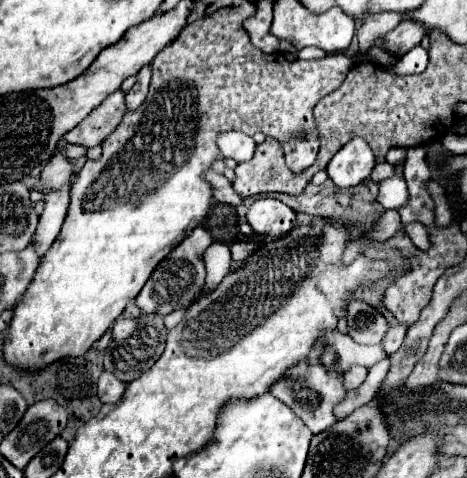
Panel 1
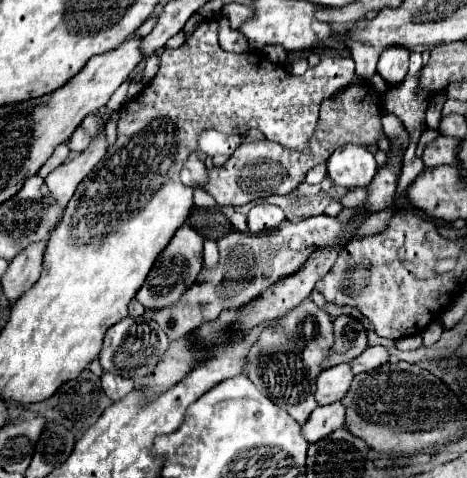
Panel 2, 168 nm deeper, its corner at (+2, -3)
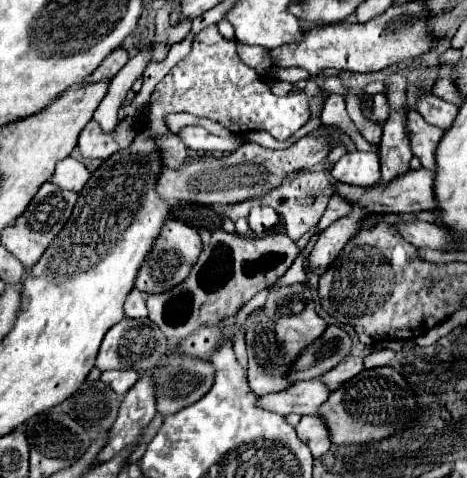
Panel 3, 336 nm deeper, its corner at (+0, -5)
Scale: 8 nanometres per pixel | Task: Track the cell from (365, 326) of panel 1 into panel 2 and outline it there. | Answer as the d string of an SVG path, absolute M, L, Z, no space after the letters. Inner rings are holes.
M340 315L334 319L334 345L328 357L322 361L324 369L330 369L340 363L350 363L366 349L366 331L360 321Z

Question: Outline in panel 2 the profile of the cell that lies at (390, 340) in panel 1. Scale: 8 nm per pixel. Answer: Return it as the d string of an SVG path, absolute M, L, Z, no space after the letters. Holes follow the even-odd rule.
M376 345L376 347L364 349L364 351L362 351L354 361L350 361L348 365L350 365L352 373L362 373L362 371L370 371L370 369L374 369L374 367L380 367L380 365L386 363L386 361L388 361L388 349Z

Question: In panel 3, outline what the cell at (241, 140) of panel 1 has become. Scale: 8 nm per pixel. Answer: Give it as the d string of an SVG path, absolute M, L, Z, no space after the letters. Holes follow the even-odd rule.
M184 127L180 133L182 141L186 143L186 147L194 149L194 151L204 151L204 153L232 153L238 149L238 145L242 141L238 141L234 135L228 135L228 137L218 137L218 135L212 135L208 133L206 129L202 127Z

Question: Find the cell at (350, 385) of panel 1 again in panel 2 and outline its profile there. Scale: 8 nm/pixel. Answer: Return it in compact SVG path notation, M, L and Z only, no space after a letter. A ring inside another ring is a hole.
M342 363L338 367L326 369L316 377L316 403L318 405L330 405L334 401L340 401L342 395L346 395L354 375L348 367L348 363Z

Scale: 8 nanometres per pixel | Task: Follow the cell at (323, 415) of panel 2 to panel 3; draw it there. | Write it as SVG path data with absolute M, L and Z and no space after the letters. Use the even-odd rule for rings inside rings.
M316 415L302 417L296 427L296 433L310 447L314 459L320 459L332 447L328 429L324 429L324 421L320 421L320 417L316 417Z

